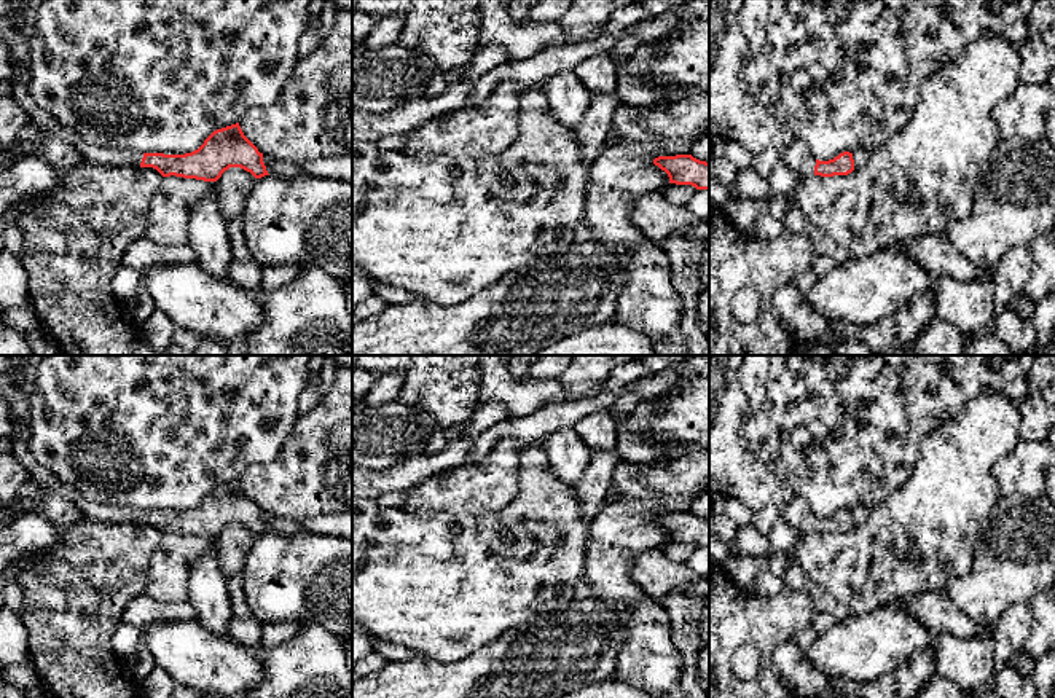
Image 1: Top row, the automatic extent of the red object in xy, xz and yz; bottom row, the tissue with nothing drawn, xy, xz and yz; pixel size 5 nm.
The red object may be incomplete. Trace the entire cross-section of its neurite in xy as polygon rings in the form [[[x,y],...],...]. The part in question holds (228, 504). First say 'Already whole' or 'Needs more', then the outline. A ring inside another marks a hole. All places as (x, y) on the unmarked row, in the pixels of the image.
Needs more. [[[239,480],[214,488],[198,507],[185,512],[112,508],[96,502],[81,510],[84,518],[96,523],[153,524],[163,534],[217,539],[229,524],[241,524],[255,535],[269,532],[263,510],[244,492]]]

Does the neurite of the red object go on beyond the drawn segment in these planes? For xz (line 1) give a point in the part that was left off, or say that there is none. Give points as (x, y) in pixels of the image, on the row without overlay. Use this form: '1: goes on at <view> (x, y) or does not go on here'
1: does not go on here

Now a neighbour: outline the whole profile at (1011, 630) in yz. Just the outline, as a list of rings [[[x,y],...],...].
[[[1015,602],[998,617],[991,628],[996,674],[1012,665],[1015,657],[1023,652],[1031,623],[1033,615],[1030,612],[1030,602]]]

